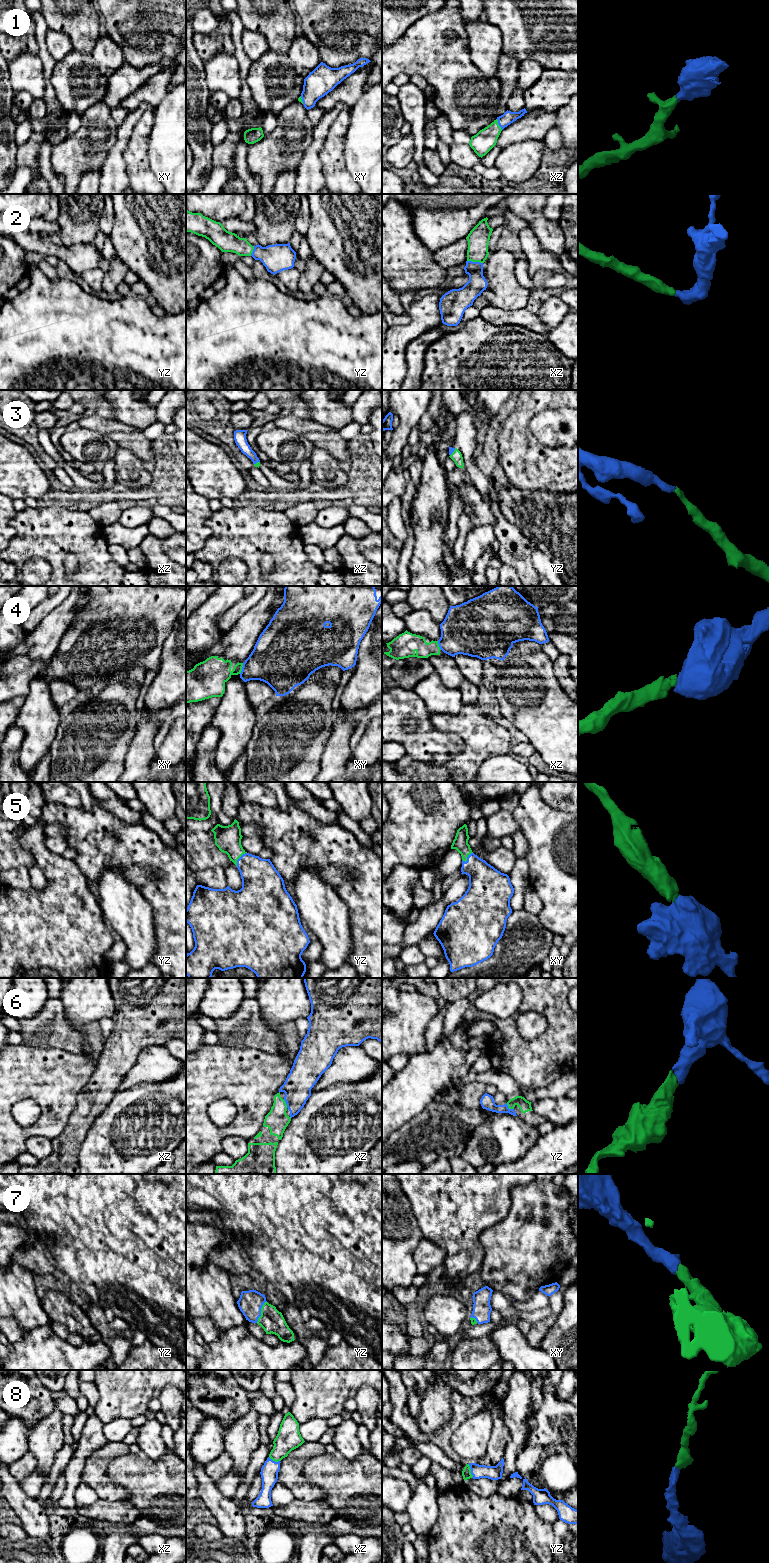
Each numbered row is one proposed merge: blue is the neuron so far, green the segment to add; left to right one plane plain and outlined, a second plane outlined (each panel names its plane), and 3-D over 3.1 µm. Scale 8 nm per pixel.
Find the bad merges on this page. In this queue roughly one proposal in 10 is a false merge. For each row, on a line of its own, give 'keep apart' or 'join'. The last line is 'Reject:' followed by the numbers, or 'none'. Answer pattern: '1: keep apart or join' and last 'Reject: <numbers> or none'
1: join
2: join
3: join
4: join
5: join
6: join
7: join
8: join
Reject: none

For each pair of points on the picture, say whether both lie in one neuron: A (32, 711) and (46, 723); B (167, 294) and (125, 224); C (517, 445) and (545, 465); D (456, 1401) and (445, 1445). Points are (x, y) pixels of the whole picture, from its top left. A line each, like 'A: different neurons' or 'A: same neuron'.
A: same neuron
B: same neuron
C: same neuron
D: same neuron

